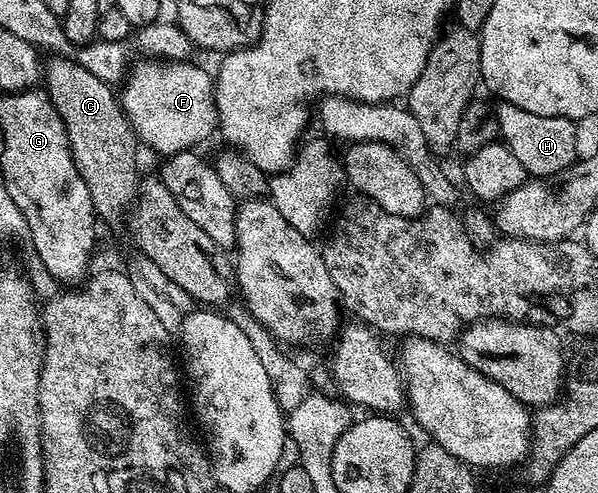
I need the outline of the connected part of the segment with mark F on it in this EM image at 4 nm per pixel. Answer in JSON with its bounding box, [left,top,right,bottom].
[121,59,219,155]

